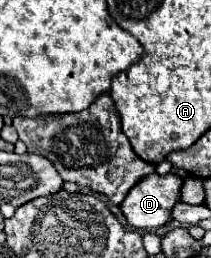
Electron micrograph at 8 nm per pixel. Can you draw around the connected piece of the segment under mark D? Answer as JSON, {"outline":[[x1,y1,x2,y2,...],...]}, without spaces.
{"outline":[[148,174,138,180,136,188,128,192,120,210,130,226,154,230,172,220,170,210,180,202,182,178,176,174]]}

